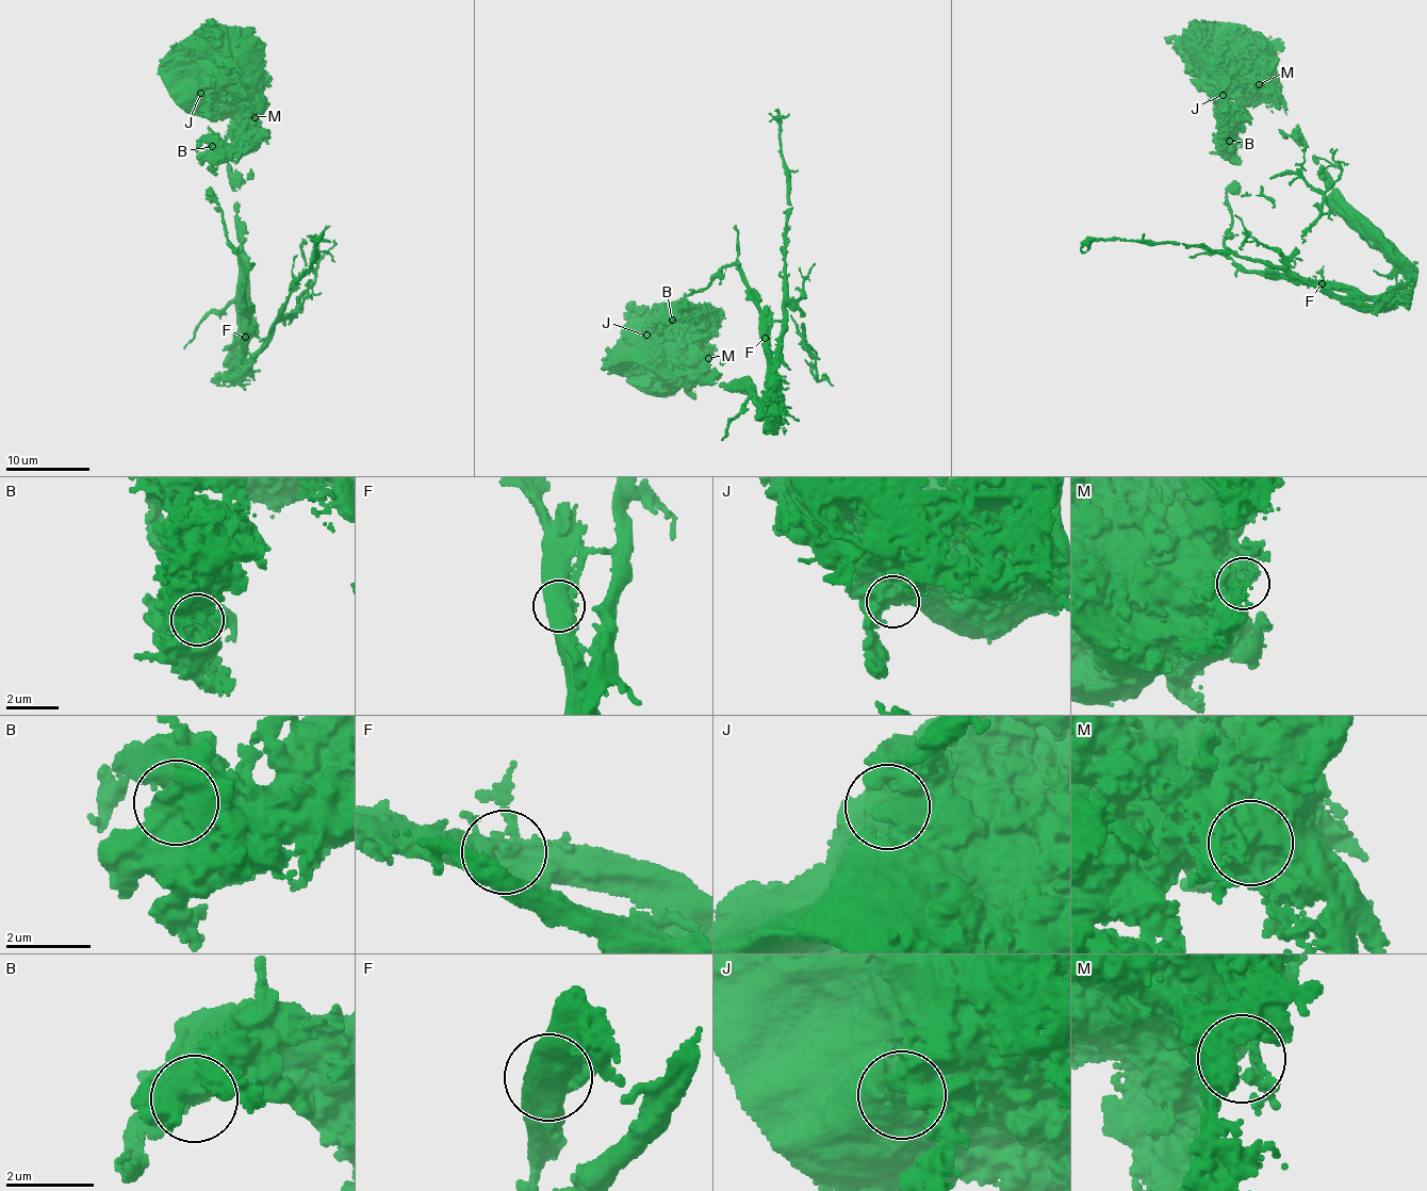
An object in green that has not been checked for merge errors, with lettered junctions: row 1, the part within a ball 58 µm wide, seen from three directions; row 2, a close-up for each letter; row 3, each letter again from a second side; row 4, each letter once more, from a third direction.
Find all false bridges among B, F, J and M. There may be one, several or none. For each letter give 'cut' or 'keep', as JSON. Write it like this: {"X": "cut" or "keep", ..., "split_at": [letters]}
{"B": "keep", "F": "keep", "J": "keep", "M": "keep", "split_at": []}

